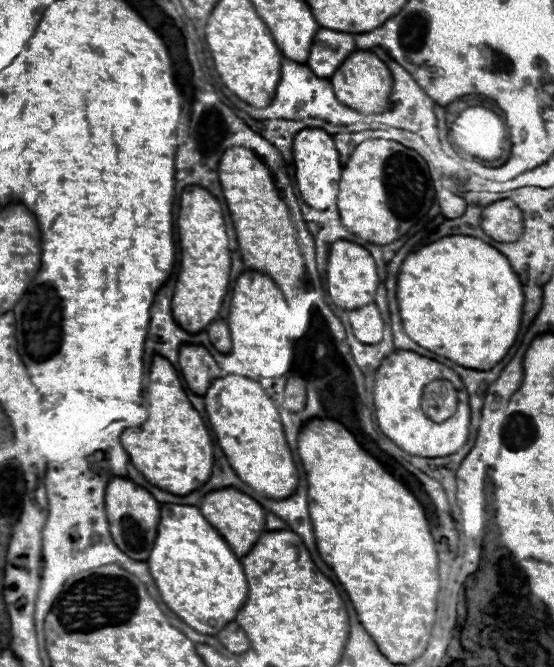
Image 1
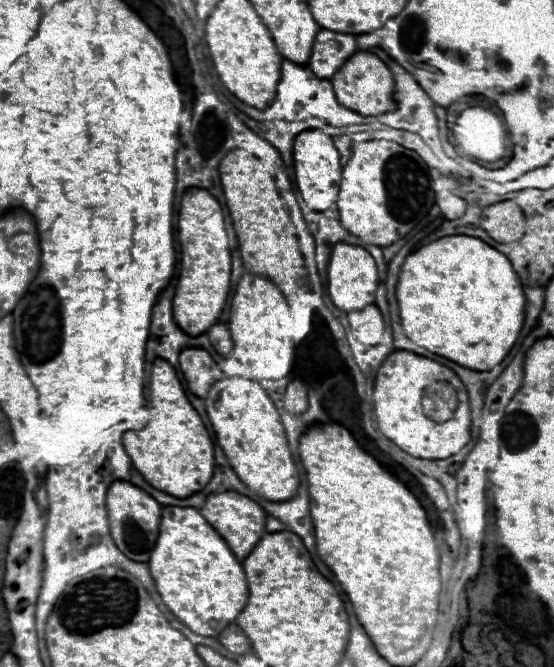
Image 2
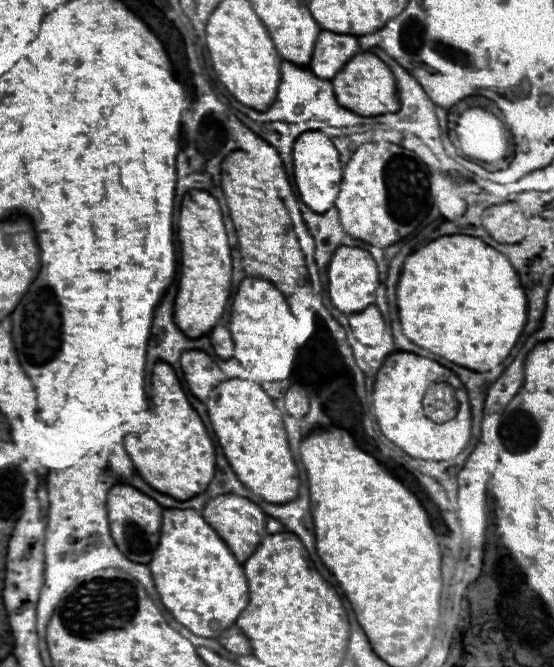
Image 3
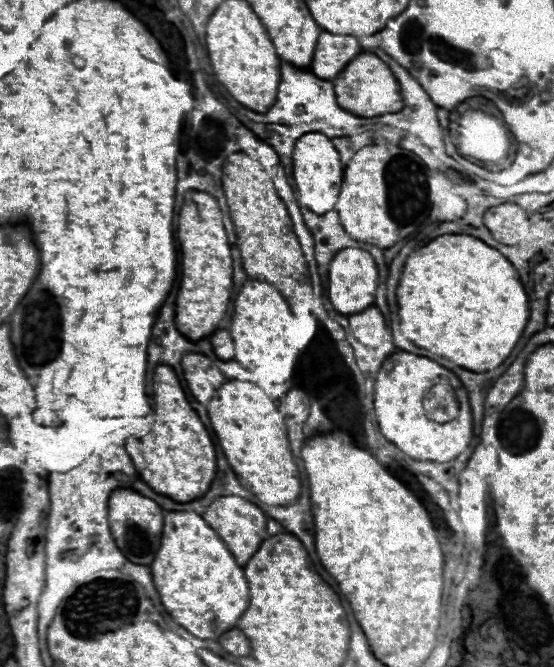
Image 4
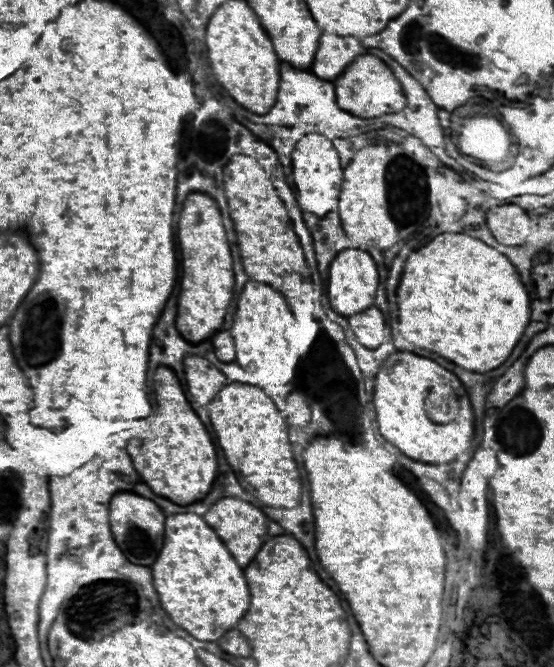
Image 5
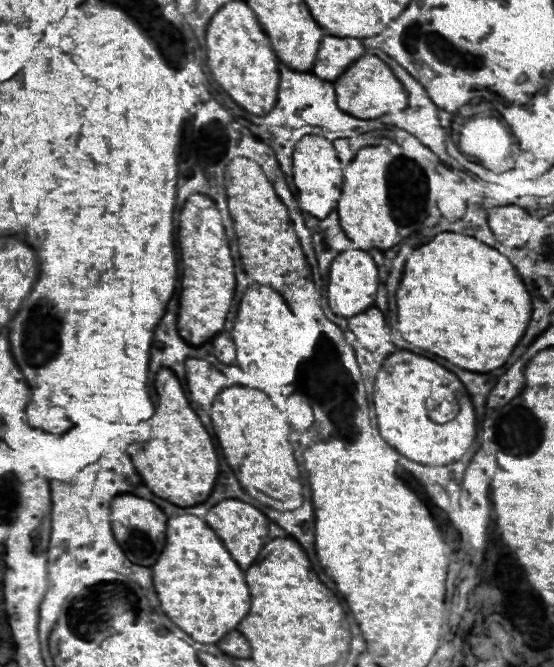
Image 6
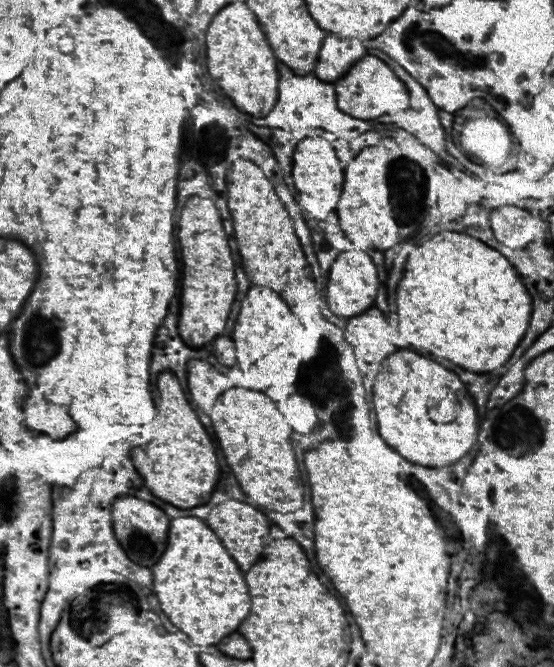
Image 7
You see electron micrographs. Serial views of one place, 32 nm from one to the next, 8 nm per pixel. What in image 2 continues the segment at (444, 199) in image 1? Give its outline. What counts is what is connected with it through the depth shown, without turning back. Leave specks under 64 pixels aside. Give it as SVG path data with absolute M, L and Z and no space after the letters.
M446 192L444 196L438 198L438 206L440 206L440 212L448 218L448 220L456 220L464 214L466 210L466 202L458 196L454 196L452 192Z

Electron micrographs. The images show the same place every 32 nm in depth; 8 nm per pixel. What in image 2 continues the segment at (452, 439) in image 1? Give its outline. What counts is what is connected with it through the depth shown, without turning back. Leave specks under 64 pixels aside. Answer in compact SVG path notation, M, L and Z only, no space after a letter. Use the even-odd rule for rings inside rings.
M392 352L378 368L374 380L374 414L378 430L414 458L444 460L458 454L470 442L470 404L464 384L450 368L414 352ZM434 380L446 380L458 392L458 410L452 420L442 424L432 422L422 412L424 390Z

